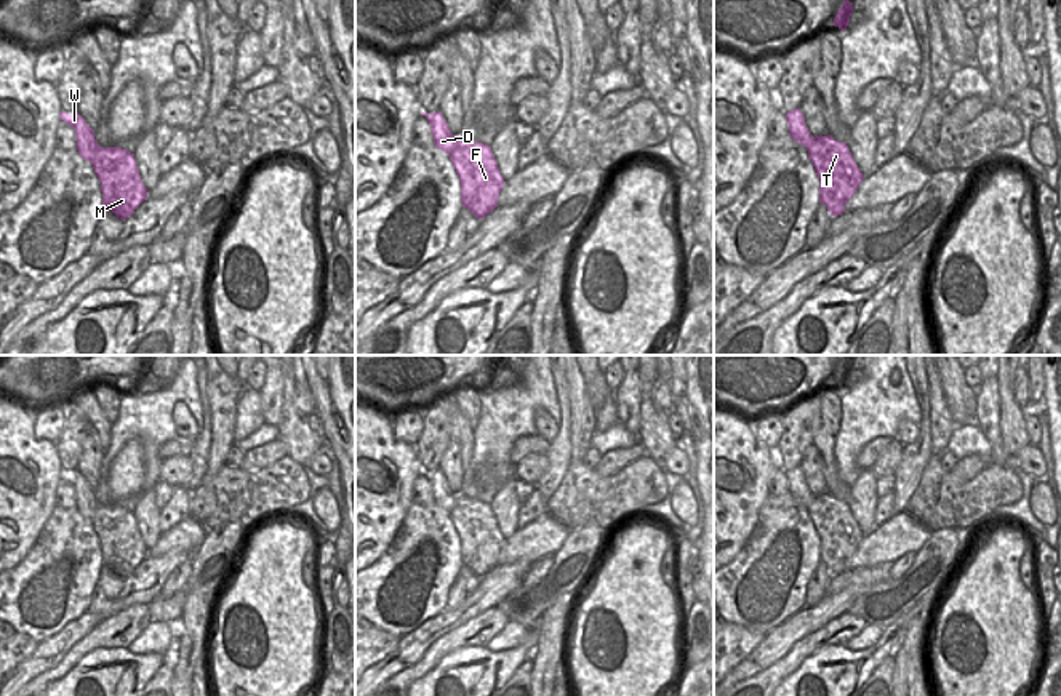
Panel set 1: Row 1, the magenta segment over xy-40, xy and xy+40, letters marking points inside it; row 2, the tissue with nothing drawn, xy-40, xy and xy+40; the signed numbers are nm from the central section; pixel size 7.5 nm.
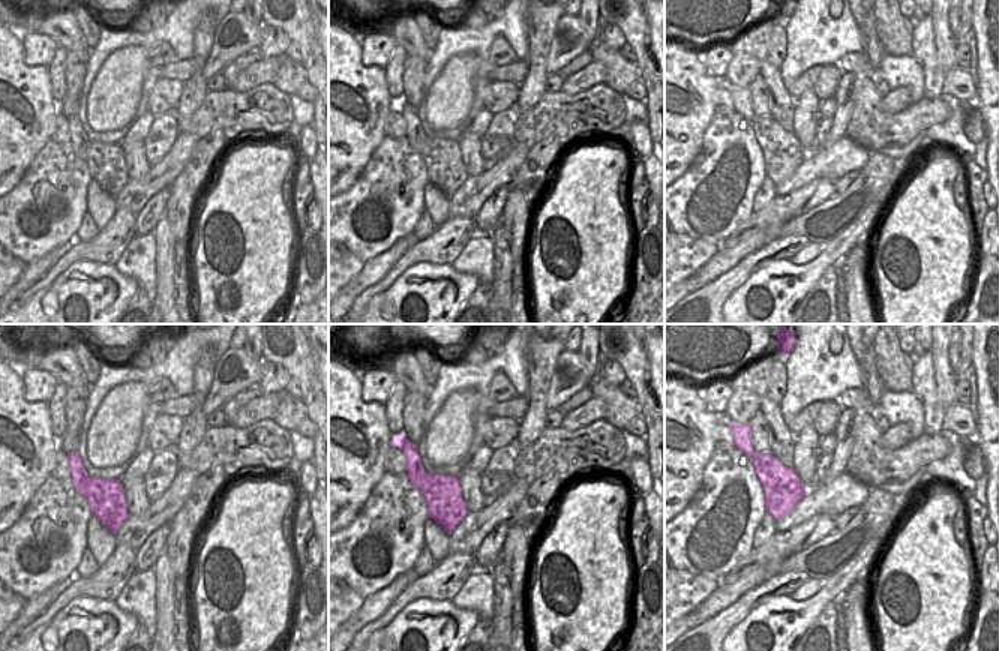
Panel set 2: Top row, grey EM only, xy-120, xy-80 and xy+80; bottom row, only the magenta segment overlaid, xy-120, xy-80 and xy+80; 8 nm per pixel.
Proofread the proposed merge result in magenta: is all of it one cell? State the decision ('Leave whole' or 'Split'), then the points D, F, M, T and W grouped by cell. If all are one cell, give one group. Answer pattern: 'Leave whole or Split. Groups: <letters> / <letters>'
Split. Groups: D W / F M T

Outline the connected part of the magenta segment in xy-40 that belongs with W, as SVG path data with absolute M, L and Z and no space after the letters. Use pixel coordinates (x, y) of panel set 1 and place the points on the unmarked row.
M61 470L59 478L64 478L75 488L77 509L80 515L93 522L94 514L99 507L99 502L94 498L94 488L88 485L88 482L78 470L74 472Z

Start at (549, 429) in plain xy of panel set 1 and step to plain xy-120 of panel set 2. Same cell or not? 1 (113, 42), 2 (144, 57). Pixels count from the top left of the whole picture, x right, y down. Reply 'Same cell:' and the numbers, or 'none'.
Same cell: 2

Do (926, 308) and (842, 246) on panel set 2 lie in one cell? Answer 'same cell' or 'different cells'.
different cells

